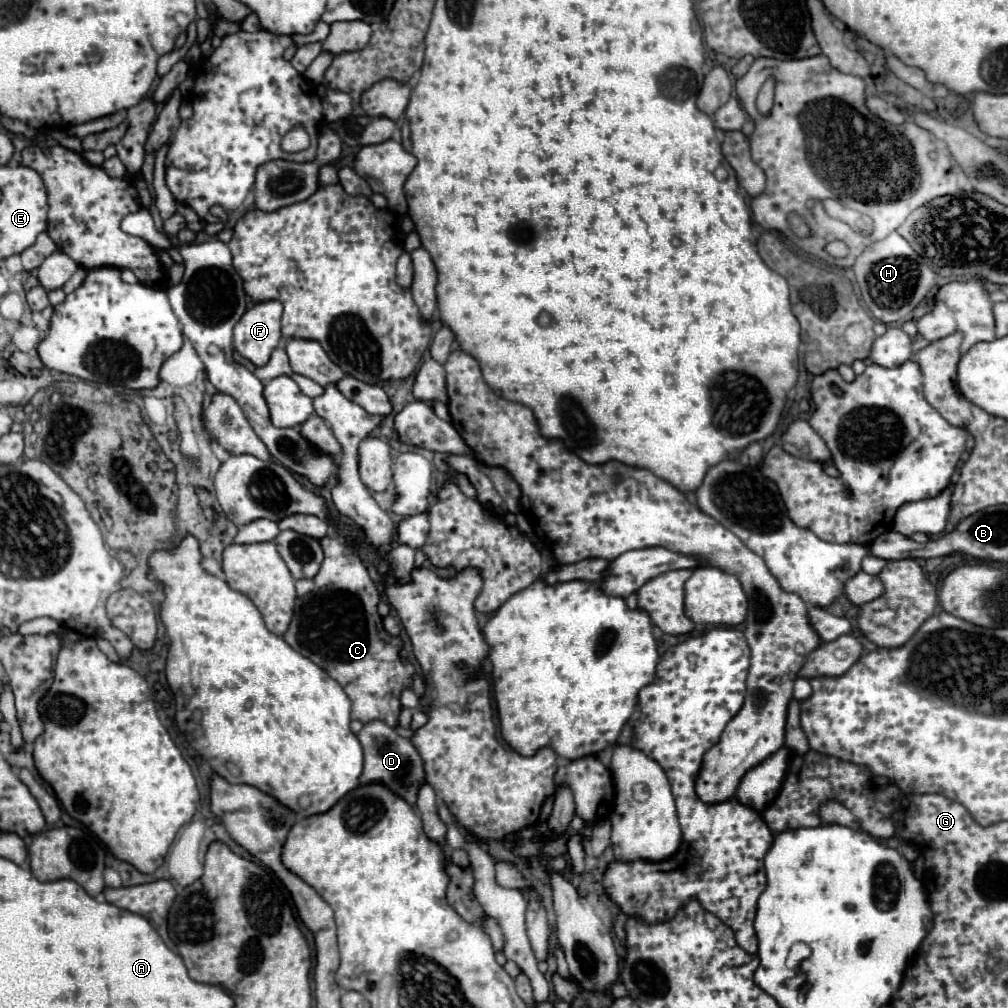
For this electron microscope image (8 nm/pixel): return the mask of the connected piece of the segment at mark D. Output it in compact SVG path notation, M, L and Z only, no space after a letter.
M370 721L368 725L364 725L362 731L358 733L358 741L364 749L364 769L360 775L360 783L364 783L364 785L366 783L384 783L396 795L400 795L410 805L414 805L418 789L424 783L424 767L422 767L422 759L416 751L416 747L412 745L412 741L400 737L390 725L382 723L382 721L374 721L374 723Z

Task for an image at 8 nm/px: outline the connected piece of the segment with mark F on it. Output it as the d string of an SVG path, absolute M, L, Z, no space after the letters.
M274 299L258 303L252 309L248 309L234 327L234 349L242 357L252 361L256 367L266 365L268 359L270 359L270 353L276 349L276 345L282 339L282 335L280 335L280 317L282 317L282 303L274 301Z

